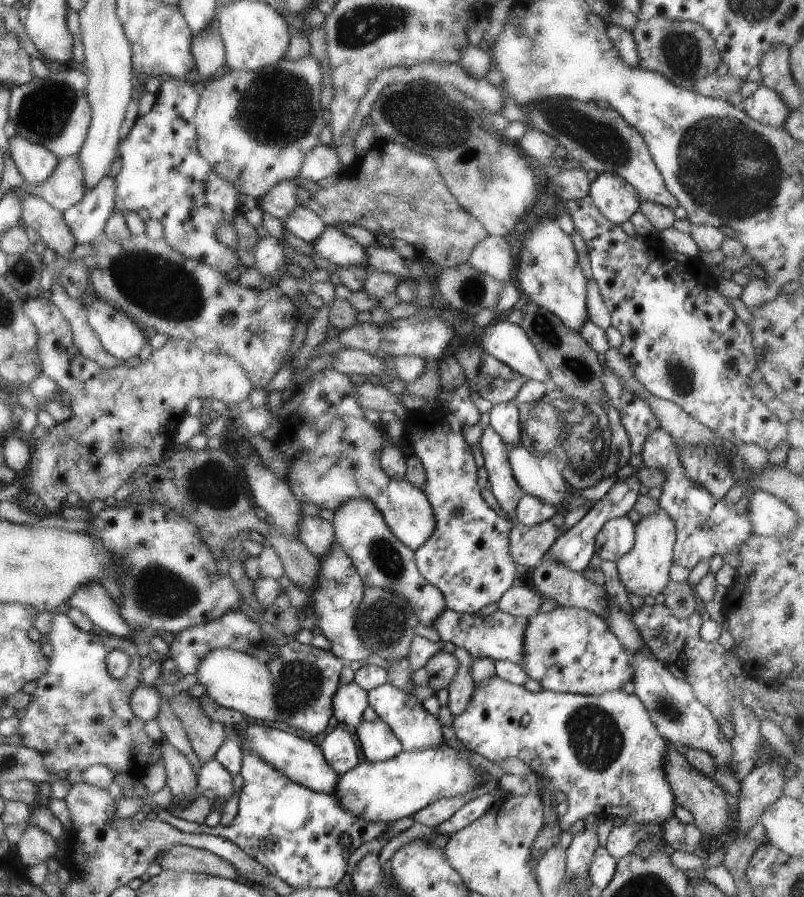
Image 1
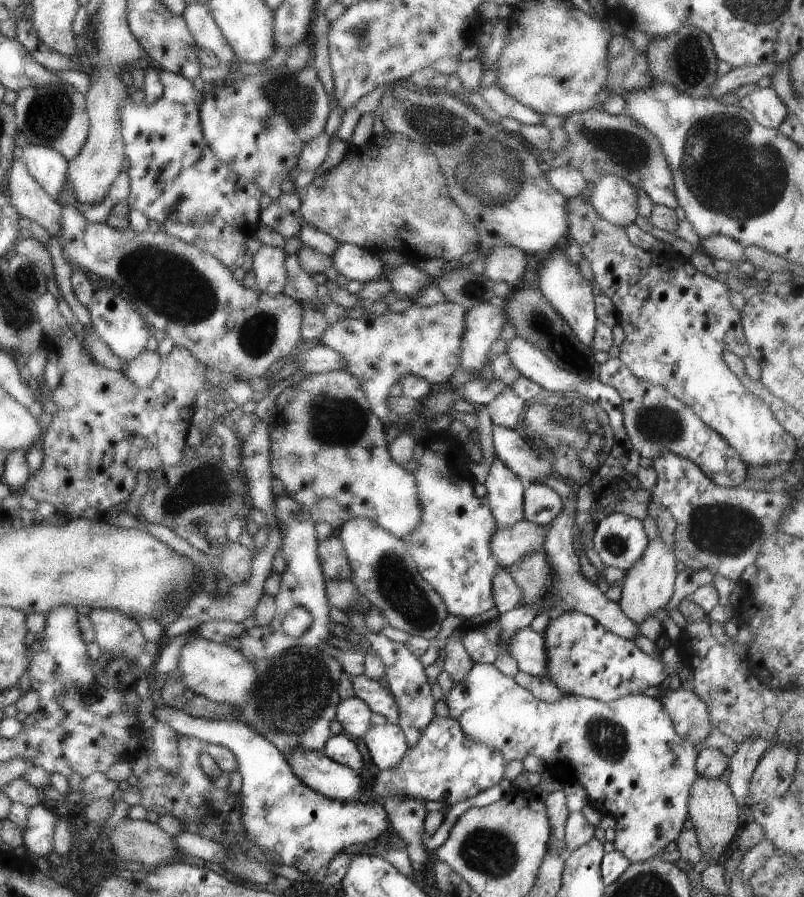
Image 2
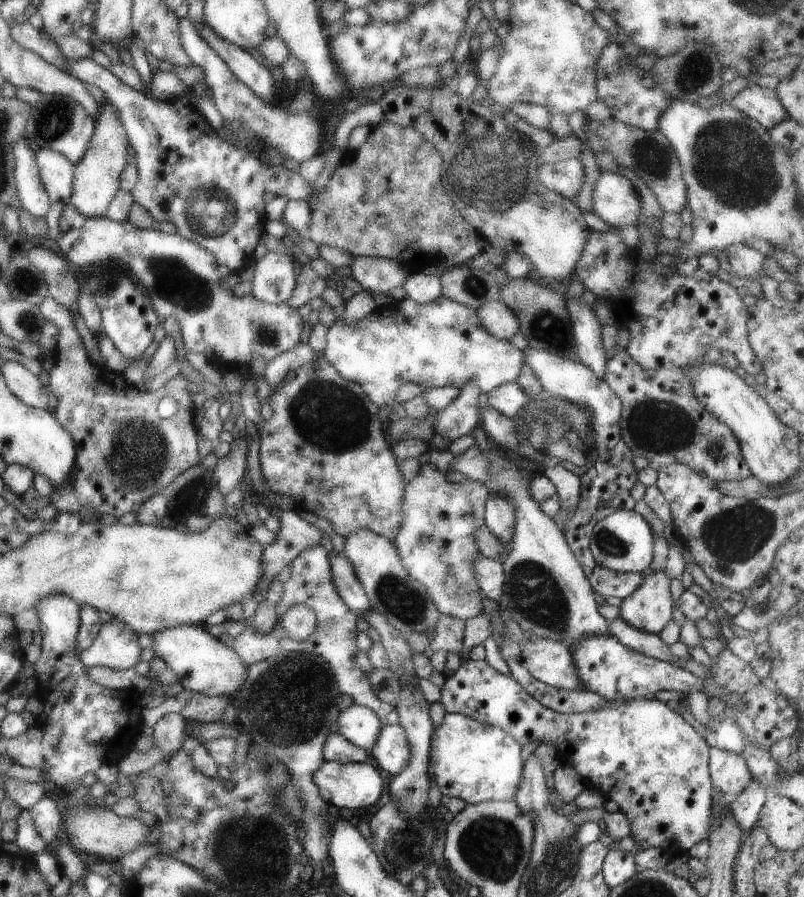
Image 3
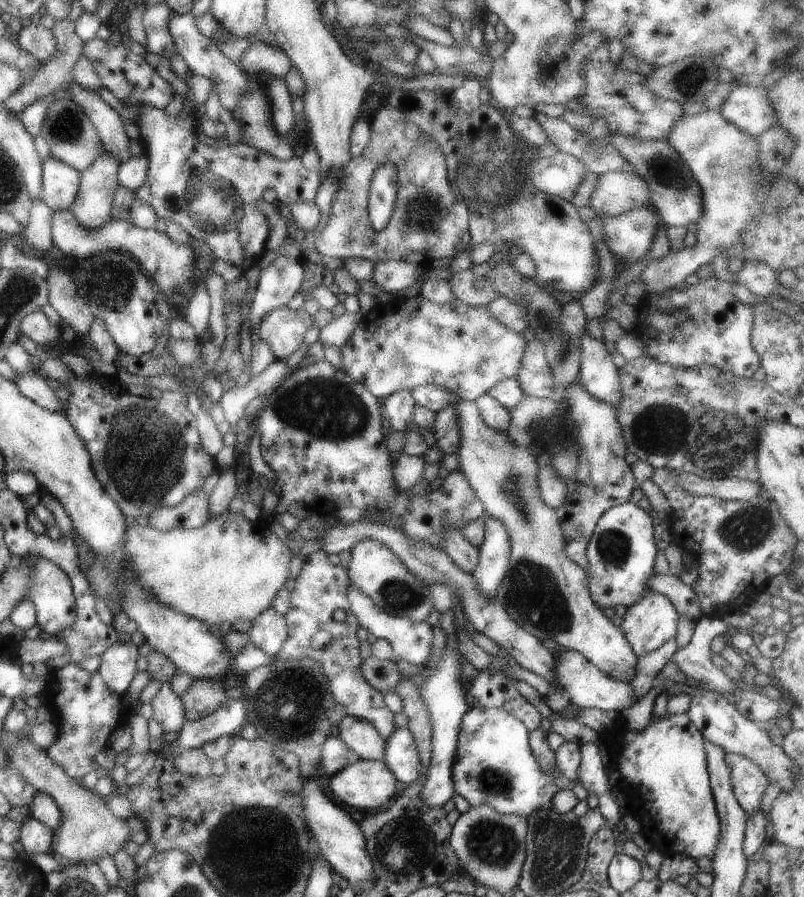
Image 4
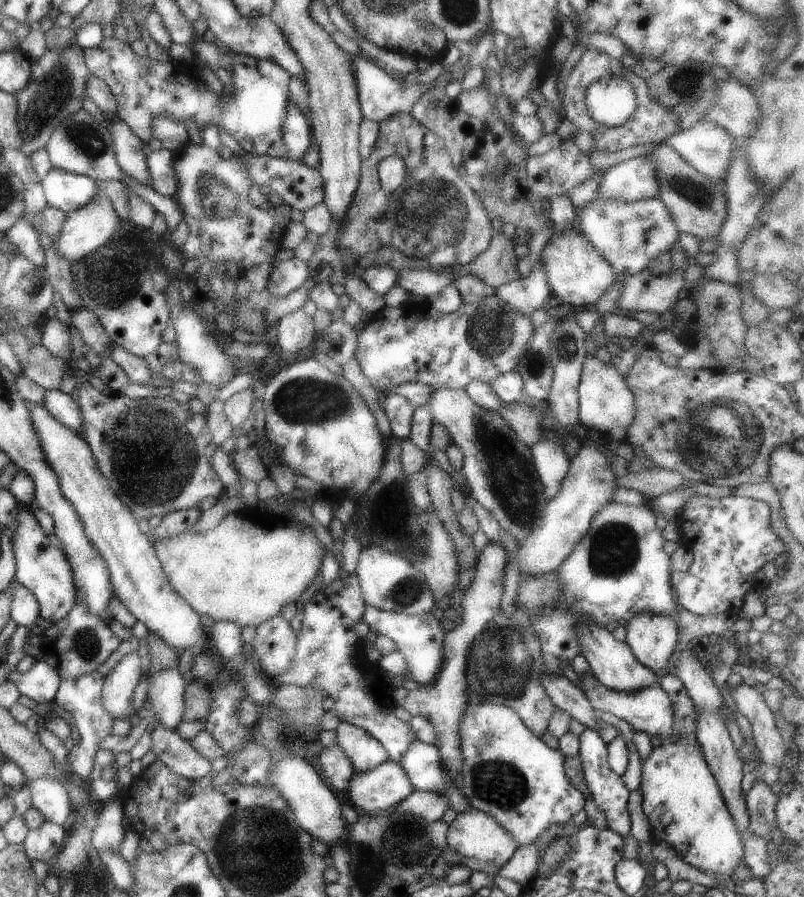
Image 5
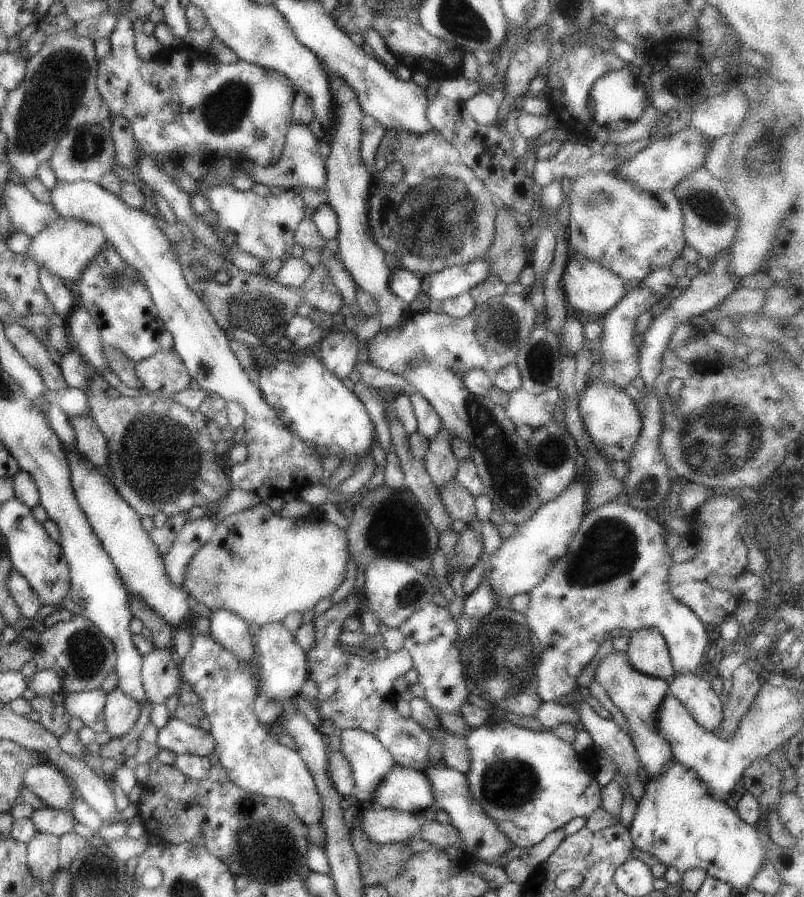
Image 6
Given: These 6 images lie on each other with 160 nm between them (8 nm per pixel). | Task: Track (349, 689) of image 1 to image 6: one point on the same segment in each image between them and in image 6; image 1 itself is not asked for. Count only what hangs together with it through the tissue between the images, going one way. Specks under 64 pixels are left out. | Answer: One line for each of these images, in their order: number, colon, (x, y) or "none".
2: (353, 713)
3: (360, 725)
4: (360, 735)
5: (365, 753)
6: (370, 762)

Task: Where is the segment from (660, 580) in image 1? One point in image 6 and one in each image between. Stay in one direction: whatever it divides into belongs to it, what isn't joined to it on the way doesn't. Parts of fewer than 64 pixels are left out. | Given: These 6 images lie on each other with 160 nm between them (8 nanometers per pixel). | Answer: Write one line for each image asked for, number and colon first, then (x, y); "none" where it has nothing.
2: (649, 585)
3: (649, 608)
4: (647, 624)
5: (652, 638)
6: (647, 651)

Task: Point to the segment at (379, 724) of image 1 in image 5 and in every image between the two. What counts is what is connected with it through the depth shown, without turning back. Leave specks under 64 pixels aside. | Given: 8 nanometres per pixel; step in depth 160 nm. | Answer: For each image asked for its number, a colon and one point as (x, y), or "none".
2: (386, 744)
3: (391, 751)
4: (401, 756)
5: (422, 762)

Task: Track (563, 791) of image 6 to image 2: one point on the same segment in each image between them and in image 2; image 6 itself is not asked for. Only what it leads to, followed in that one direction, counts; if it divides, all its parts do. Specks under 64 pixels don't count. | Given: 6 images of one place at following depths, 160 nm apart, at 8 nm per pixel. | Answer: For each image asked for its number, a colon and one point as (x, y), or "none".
2: (446, 766)
3: (472, 761)
4: (494, 765)
5: (509, 773)

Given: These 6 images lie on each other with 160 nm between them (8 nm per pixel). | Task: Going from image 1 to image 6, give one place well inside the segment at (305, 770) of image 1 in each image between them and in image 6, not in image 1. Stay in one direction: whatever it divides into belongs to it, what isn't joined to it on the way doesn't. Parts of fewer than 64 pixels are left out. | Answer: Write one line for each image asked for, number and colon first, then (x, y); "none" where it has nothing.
2: (332, 780)
3: (345, 785)
4: (368, 786)
5: (382, 788)
6: (404, 789)

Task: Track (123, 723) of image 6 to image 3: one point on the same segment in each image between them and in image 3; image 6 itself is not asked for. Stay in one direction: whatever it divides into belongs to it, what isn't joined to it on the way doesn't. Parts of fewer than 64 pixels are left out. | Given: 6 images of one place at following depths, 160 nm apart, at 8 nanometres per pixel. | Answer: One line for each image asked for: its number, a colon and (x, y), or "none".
3: (116, 645)
4: (117, 664)
5: (119, 684)

